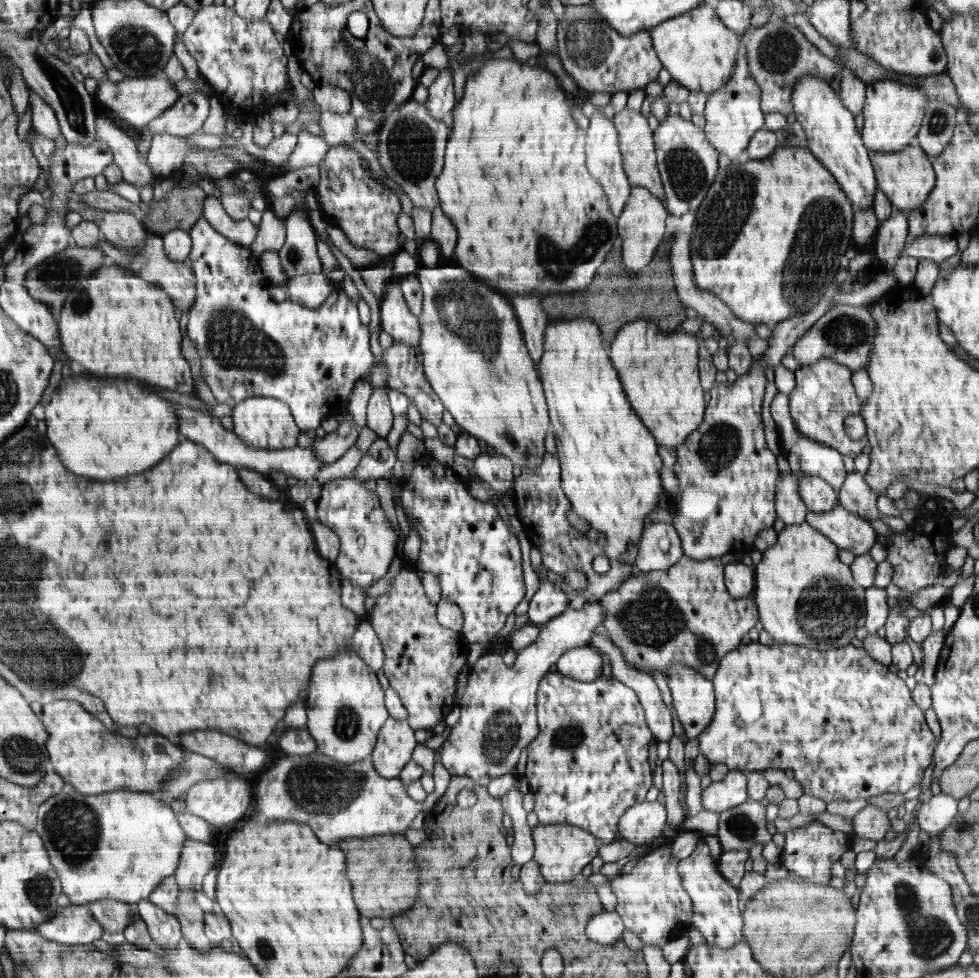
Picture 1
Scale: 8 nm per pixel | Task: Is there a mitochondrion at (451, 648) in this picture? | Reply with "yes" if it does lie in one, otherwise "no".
no

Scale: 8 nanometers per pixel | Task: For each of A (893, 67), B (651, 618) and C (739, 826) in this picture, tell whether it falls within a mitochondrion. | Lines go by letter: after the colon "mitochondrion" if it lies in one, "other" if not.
A: other
B: mitochondrion
C: mitochondrion

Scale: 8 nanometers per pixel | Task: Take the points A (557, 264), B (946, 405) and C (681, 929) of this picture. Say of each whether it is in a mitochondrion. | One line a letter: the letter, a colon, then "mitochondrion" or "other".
A: mitochondrion
B: other
C: other

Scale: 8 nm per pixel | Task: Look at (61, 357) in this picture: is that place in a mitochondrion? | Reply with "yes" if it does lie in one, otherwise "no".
no

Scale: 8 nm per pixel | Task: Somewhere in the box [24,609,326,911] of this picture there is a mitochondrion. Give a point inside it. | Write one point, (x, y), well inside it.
(72, 827)

